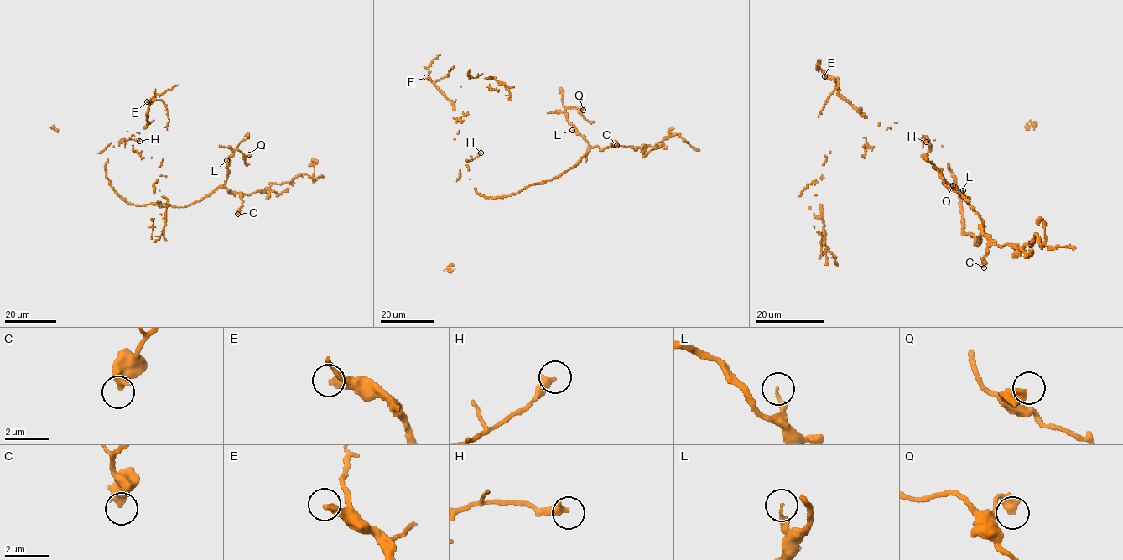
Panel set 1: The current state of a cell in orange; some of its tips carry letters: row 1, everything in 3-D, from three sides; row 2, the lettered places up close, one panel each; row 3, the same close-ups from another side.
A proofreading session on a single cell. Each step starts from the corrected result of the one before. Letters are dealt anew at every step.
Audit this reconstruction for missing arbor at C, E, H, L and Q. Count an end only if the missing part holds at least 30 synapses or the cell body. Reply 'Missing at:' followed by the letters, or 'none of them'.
Missing at: E

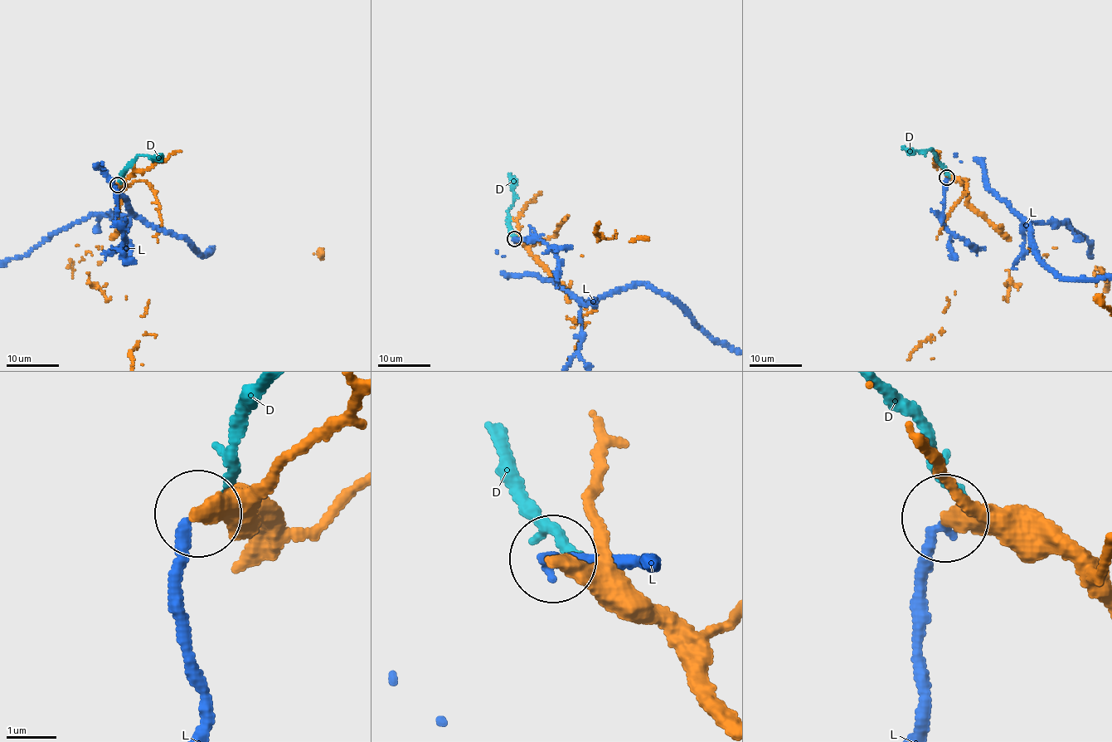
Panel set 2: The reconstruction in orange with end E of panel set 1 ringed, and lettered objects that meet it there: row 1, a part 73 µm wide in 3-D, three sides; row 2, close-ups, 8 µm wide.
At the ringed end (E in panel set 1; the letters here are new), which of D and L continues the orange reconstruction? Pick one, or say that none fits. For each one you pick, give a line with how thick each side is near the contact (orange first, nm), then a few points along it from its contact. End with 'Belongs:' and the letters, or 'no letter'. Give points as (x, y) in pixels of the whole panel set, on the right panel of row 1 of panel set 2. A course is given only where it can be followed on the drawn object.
Belongs: no letter

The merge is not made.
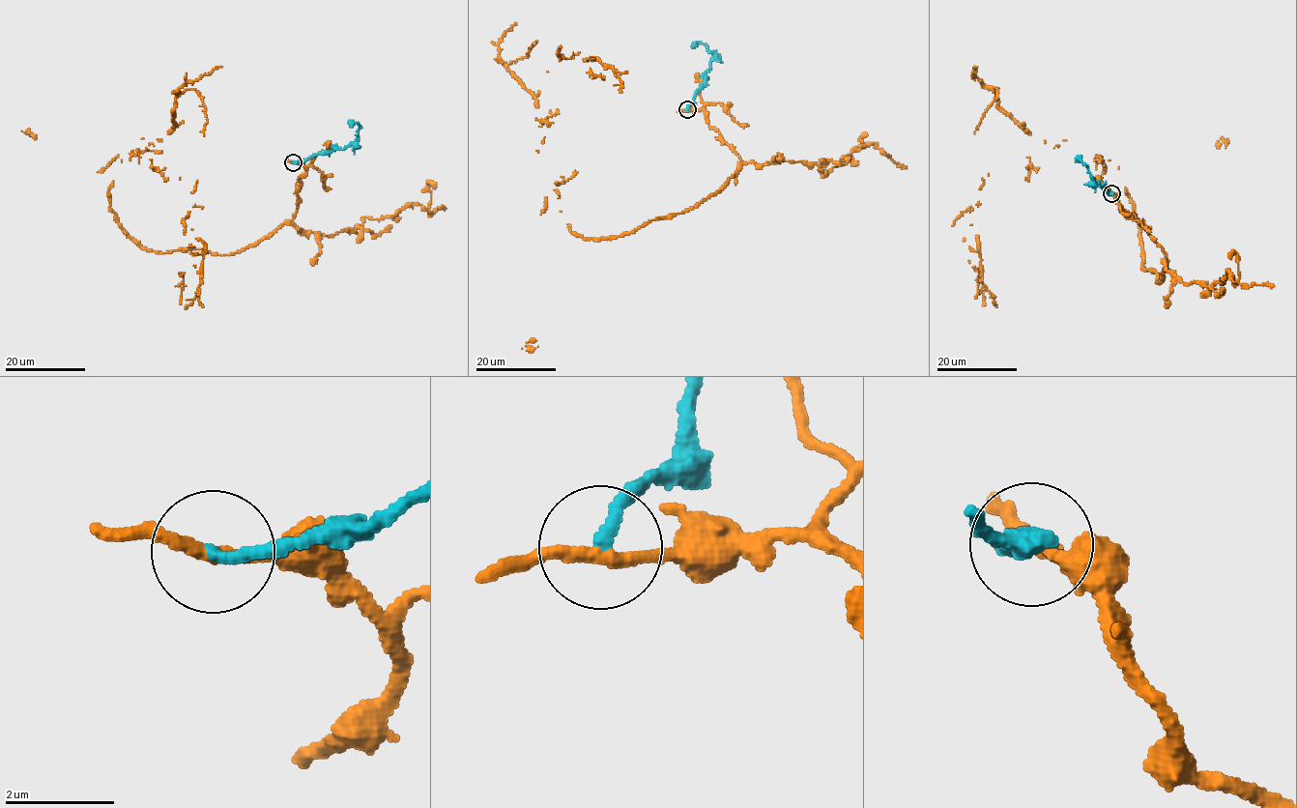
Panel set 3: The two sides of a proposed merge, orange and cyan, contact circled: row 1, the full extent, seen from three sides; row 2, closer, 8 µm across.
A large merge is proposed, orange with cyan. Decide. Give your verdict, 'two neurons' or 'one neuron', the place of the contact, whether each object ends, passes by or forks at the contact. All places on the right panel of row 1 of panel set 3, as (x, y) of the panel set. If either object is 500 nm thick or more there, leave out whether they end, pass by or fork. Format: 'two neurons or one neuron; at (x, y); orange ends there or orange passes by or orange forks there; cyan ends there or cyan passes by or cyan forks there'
two neurons; at (1111, 193); orange passes by; cyan ends there

